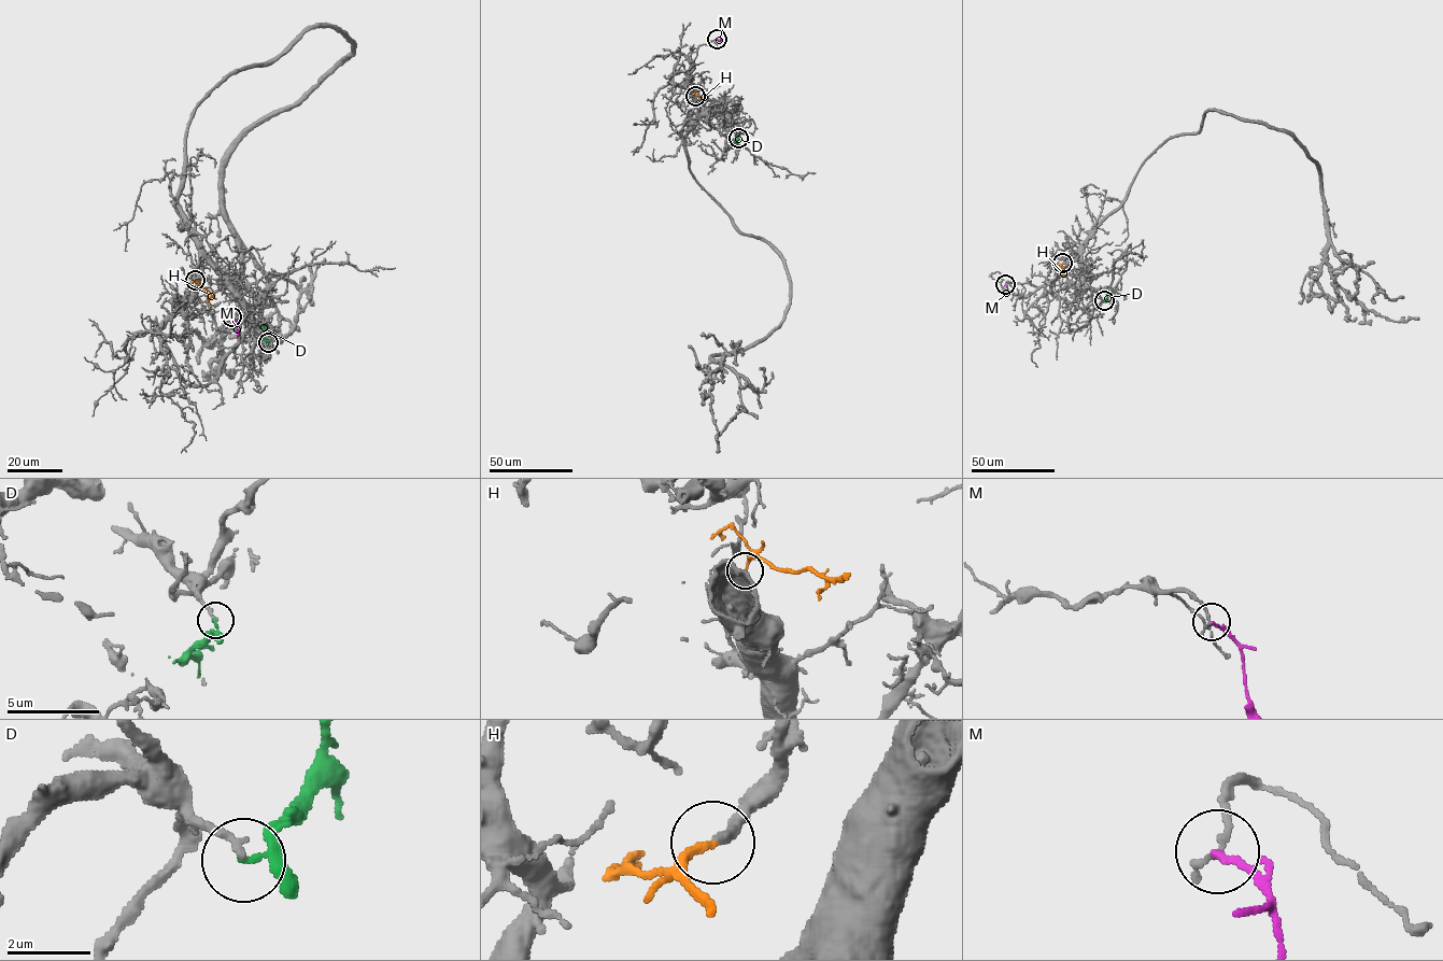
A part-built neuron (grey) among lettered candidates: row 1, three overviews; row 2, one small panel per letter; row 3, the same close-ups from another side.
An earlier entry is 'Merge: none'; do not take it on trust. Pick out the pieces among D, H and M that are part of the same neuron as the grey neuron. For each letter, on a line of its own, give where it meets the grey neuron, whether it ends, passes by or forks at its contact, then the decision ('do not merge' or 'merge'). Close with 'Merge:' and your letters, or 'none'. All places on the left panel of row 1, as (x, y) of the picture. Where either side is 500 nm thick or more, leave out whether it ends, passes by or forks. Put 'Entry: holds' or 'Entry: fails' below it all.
D: (268, 342) | it passes by | do not merge
H: (195, 280) | it ends | merge
M: (231, 316) | it ends | do not merge
Merge: H
Entry: fails

